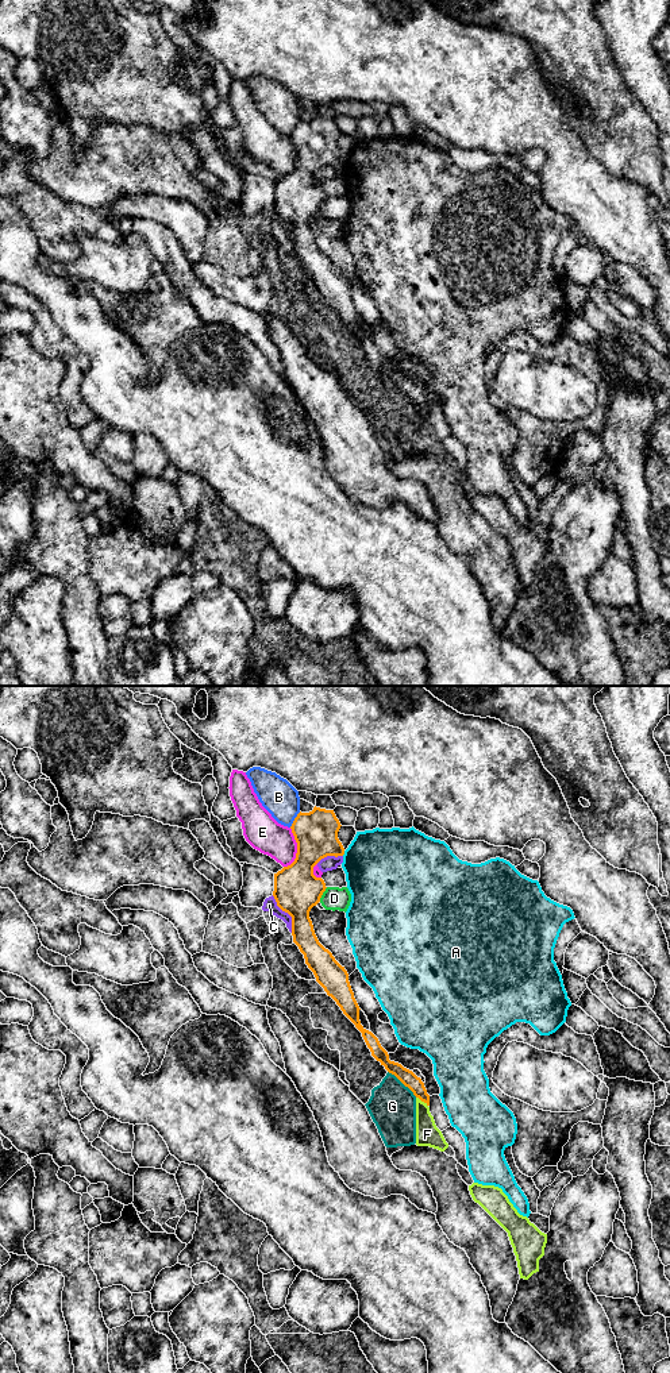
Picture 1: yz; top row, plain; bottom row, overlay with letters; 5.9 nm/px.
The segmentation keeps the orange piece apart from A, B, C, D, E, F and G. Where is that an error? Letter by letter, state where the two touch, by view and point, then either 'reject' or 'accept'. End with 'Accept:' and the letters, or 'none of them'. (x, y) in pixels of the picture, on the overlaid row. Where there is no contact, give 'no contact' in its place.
A: yz (343, 853) | reject
B: yz (295, 820) | reject
C: yz (287, 911) | reject
D: yz (322, 894) | reject
E: yz (297, 849) | reject
F: yz (422, 1100) | reject
G: yz (403, 1083) | reject
Accept: none of them

